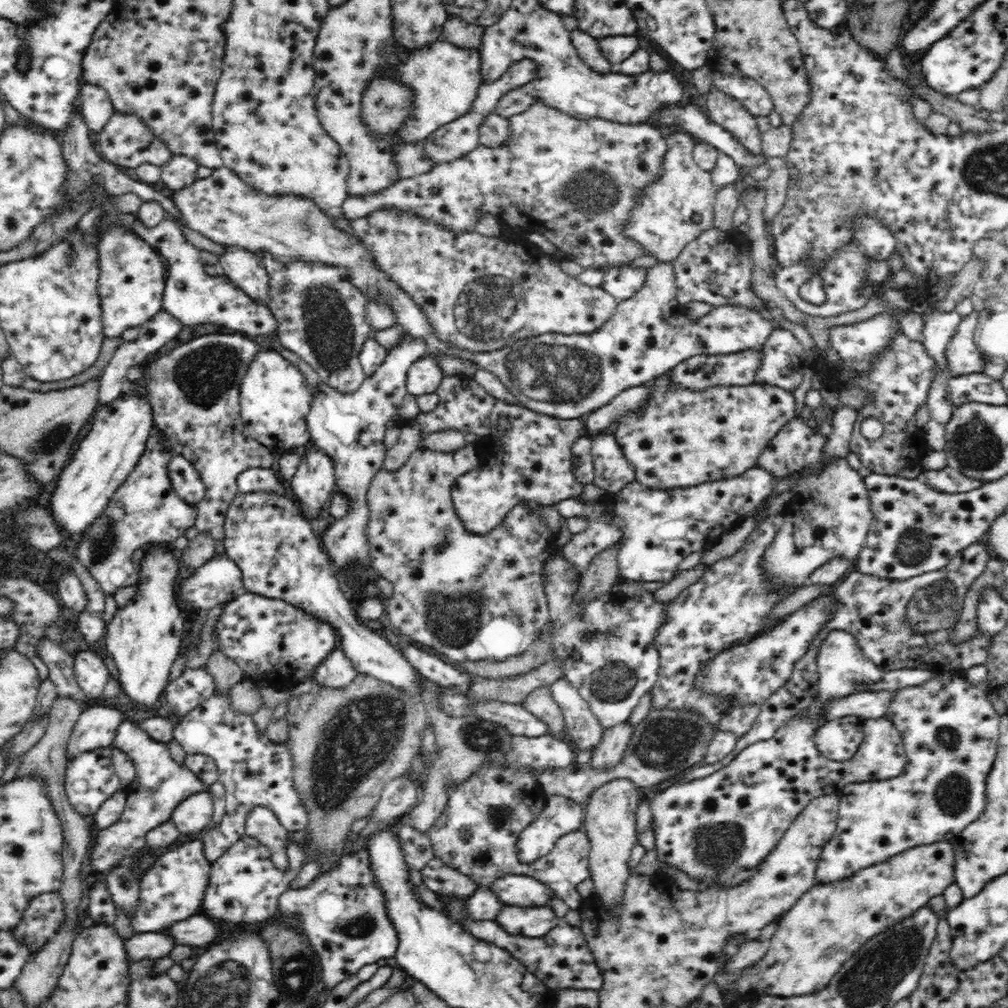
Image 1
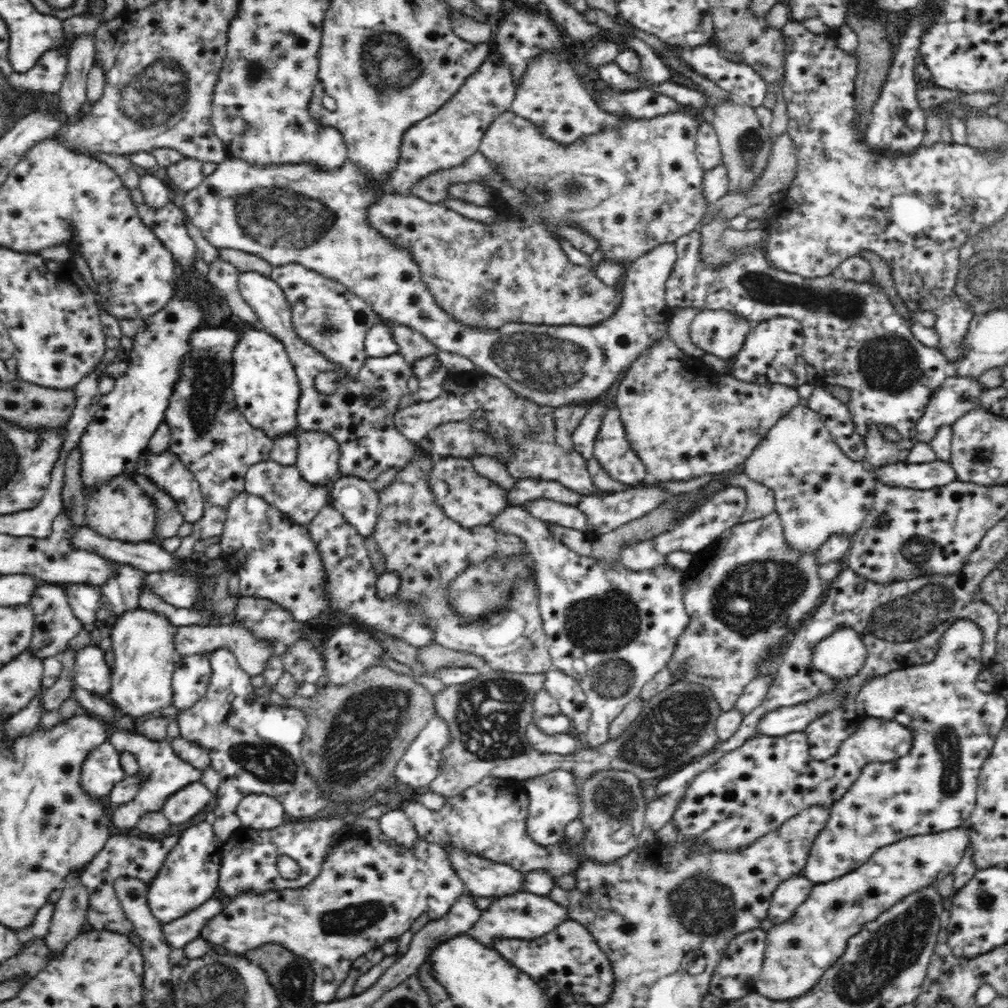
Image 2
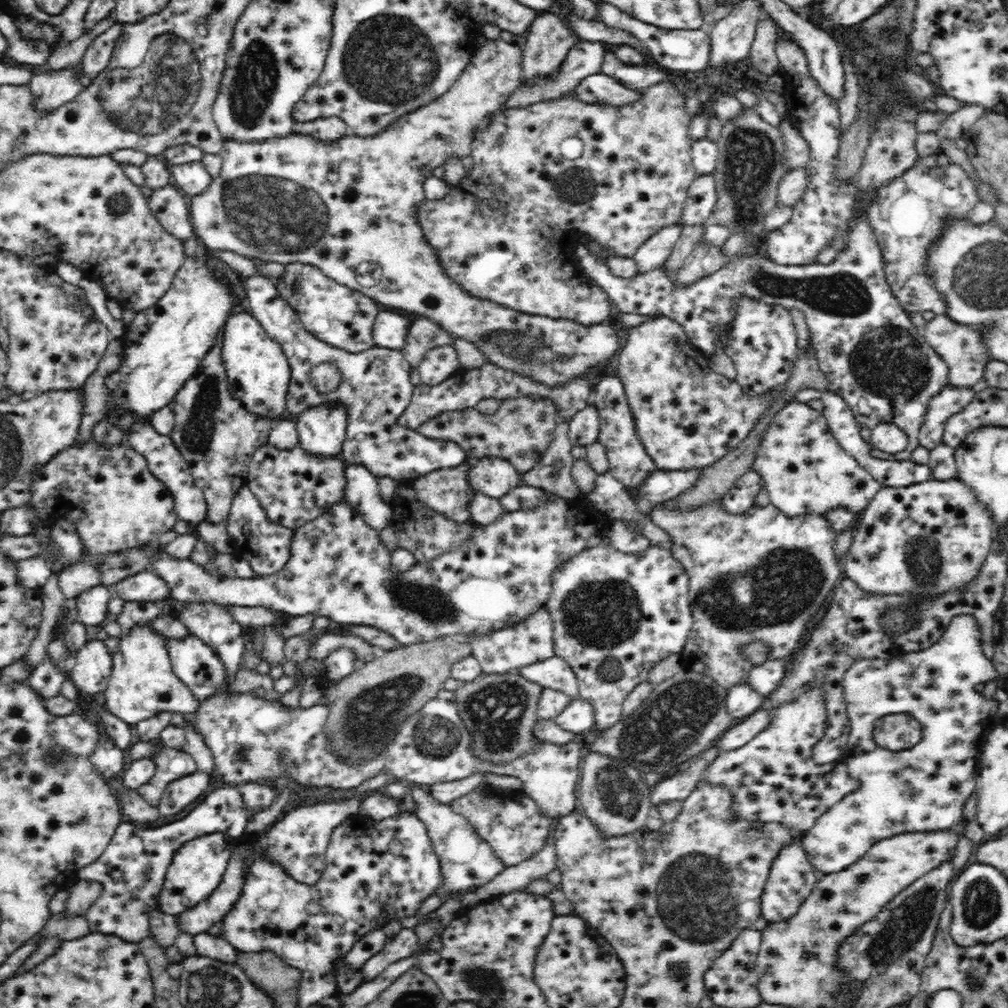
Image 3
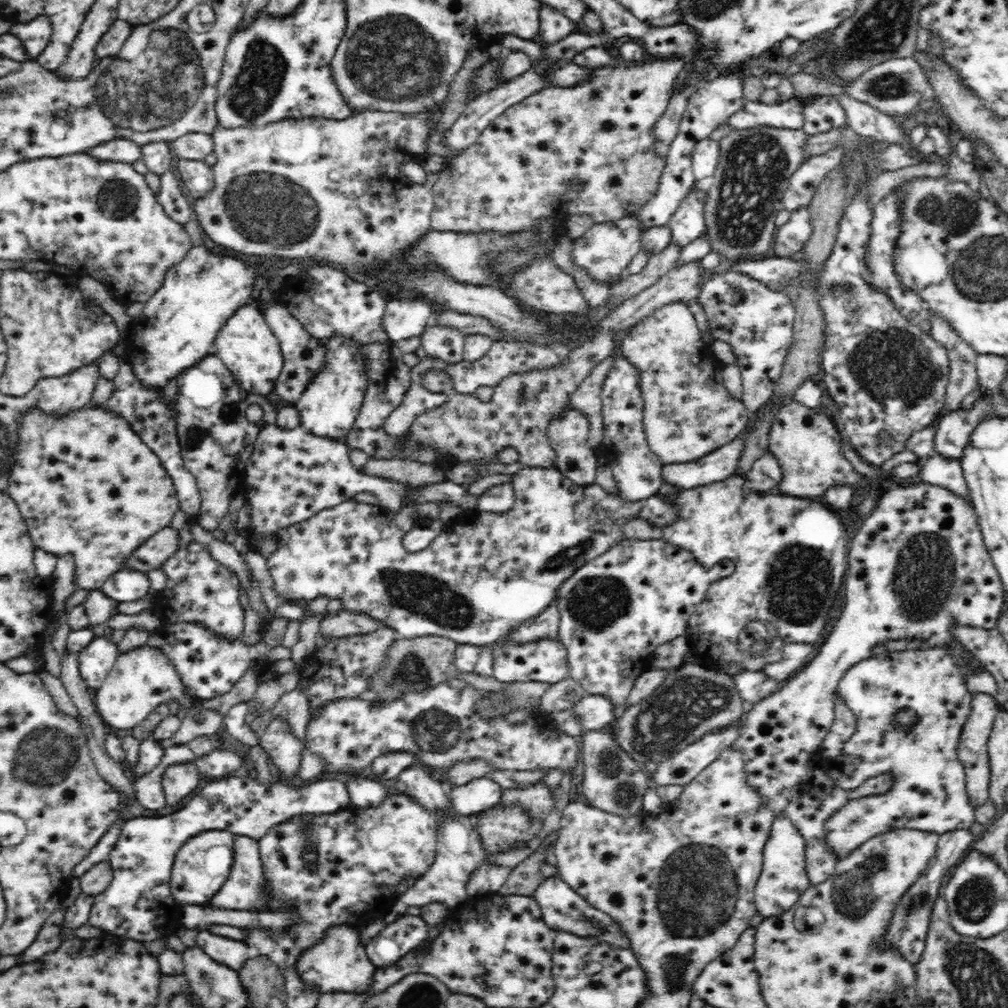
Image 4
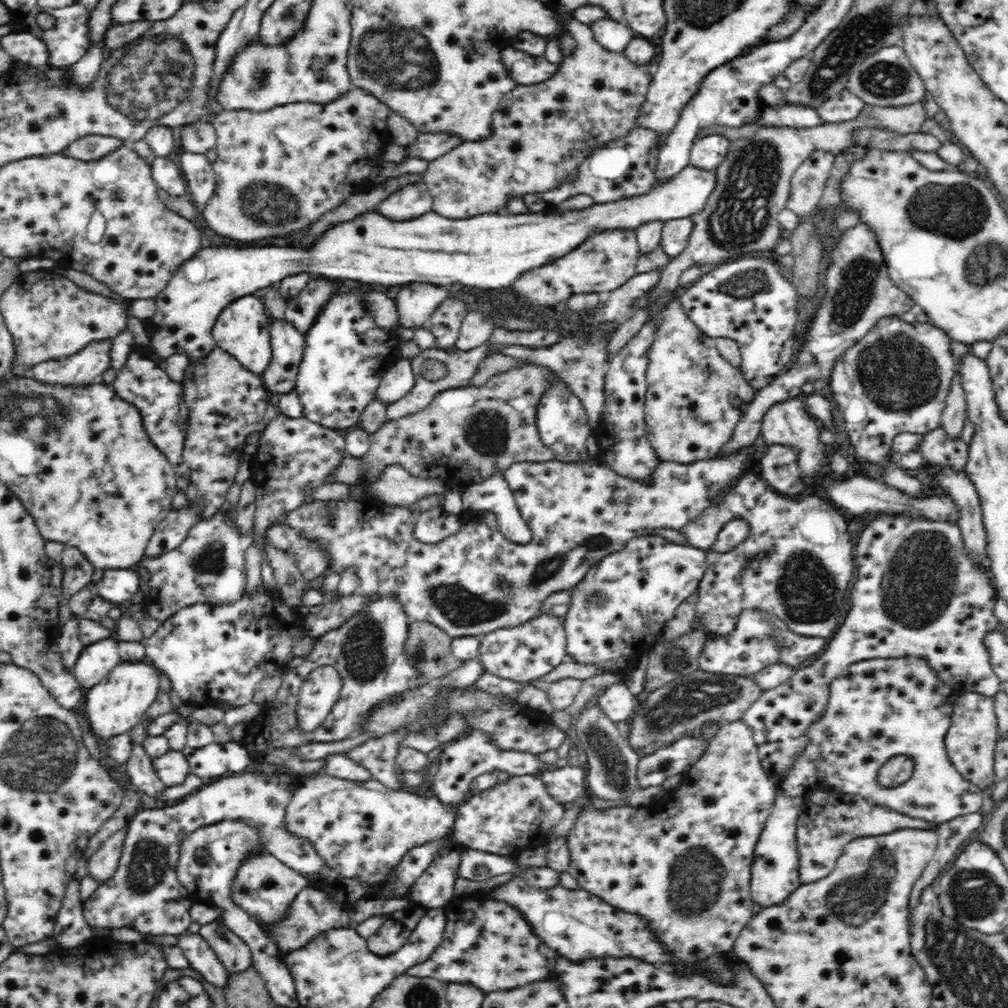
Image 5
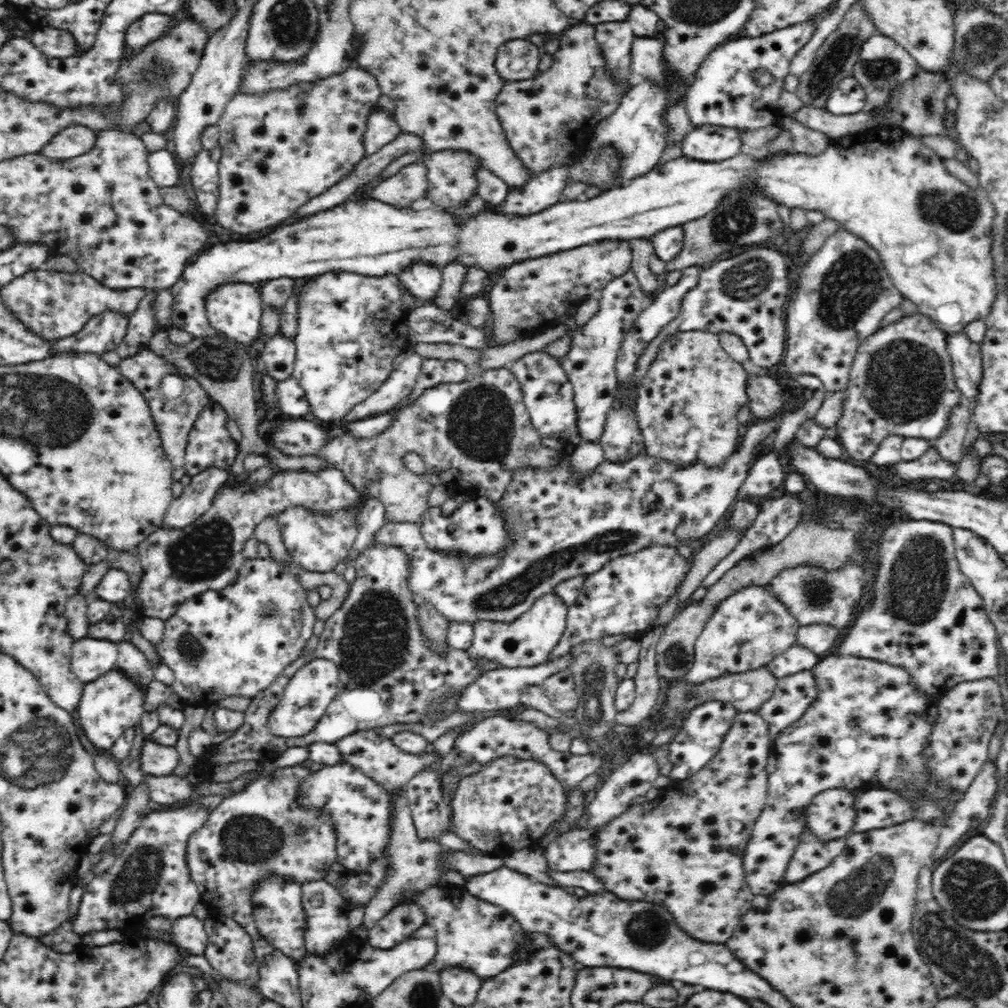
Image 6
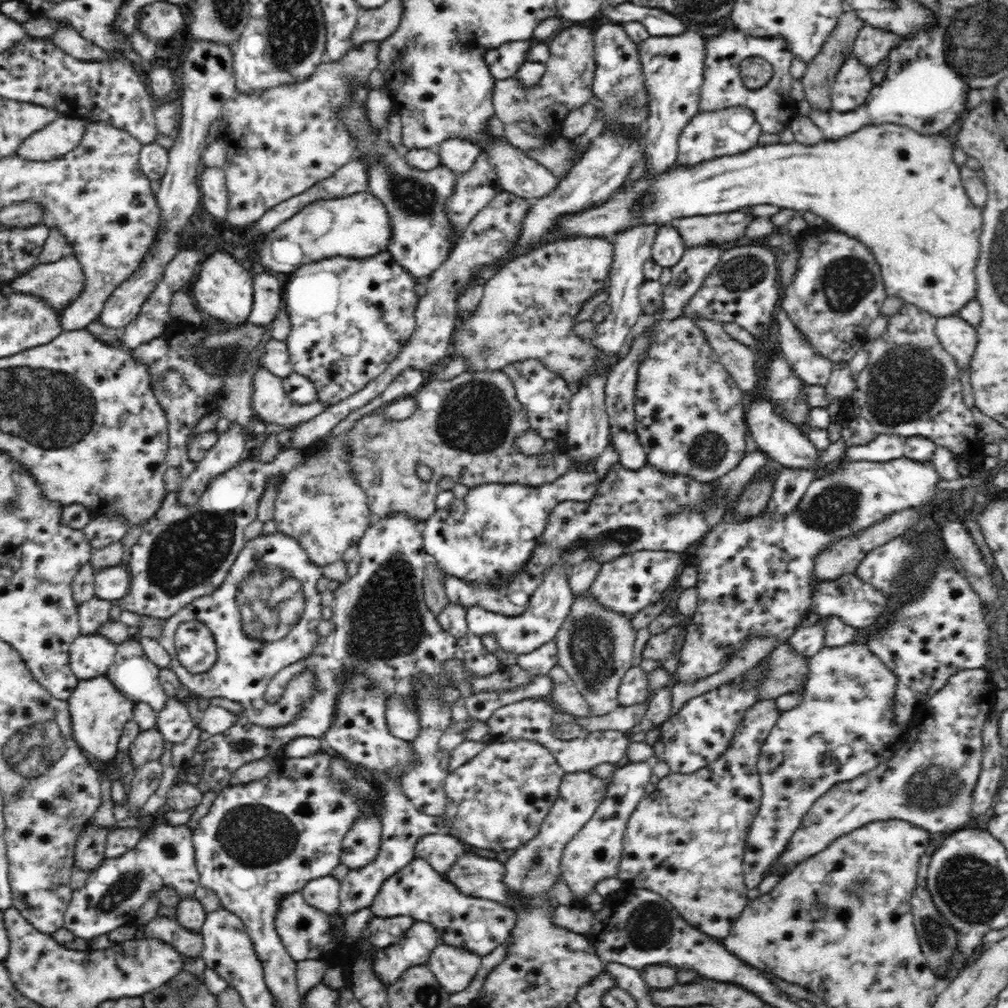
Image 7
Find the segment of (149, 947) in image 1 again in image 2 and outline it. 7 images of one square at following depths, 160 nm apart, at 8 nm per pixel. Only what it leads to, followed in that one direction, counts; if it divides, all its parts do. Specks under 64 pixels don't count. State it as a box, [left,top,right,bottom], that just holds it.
[163,897,226,948]

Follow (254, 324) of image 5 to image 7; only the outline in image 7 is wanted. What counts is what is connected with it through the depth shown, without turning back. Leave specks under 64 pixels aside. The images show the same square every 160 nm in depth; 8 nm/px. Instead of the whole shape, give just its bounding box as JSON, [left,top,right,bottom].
[194,252,254,328]

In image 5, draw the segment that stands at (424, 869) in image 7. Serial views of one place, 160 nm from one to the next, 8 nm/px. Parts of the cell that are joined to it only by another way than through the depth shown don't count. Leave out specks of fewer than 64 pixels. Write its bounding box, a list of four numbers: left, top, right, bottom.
[404,898,557,993]

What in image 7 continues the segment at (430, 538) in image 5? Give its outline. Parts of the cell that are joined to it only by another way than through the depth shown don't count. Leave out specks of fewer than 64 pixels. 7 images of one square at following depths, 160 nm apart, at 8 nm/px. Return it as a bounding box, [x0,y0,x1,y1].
[422,460,601,584]

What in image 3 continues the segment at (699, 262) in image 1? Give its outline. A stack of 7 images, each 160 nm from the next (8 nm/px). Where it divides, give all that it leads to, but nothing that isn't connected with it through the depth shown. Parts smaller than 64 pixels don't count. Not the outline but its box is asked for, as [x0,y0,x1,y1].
[572,216,949,461]

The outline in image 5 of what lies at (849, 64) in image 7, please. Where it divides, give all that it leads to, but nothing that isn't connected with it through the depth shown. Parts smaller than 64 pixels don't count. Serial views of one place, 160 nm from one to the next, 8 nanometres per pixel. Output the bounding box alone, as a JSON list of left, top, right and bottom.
[814,89,865,124]

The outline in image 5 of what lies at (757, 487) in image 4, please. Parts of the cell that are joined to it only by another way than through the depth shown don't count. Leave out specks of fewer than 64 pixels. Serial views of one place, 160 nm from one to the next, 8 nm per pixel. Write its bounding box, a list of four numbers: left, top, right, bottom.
[758,445,810,497]

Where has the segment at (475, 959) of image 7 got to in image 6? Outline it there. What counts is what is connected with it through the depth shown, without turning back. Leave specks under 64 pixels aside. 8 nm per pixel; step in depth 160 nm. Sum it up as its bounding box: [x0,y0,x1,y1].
[439,967,484,1006]

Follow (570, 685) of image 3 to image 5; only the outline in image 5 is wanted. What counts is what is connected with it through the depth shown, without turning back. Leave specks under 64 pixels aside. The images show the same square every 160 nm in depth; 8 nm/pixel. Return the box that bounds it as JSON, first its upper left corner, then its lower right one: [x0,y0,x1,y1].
[480,615,567,683]

